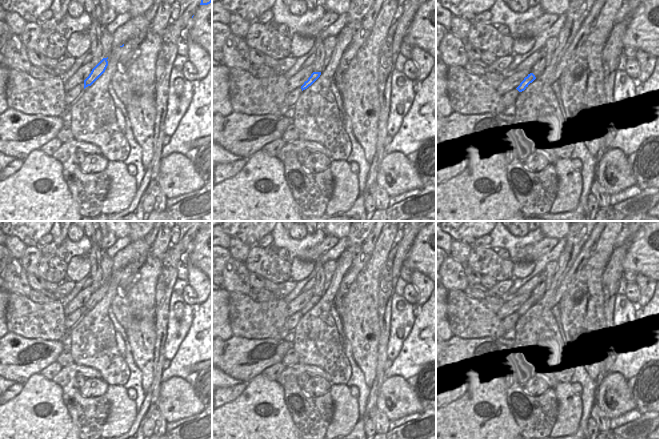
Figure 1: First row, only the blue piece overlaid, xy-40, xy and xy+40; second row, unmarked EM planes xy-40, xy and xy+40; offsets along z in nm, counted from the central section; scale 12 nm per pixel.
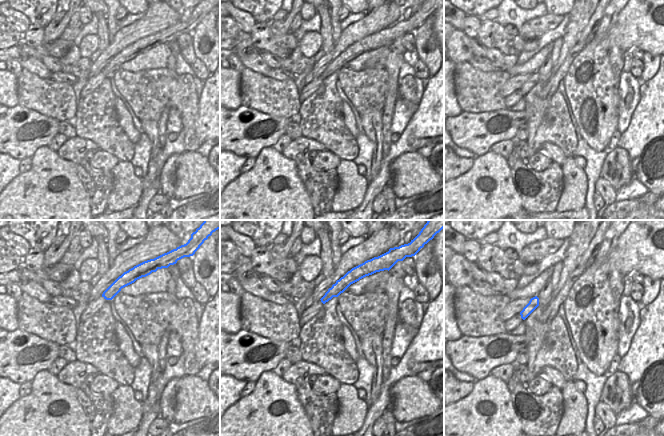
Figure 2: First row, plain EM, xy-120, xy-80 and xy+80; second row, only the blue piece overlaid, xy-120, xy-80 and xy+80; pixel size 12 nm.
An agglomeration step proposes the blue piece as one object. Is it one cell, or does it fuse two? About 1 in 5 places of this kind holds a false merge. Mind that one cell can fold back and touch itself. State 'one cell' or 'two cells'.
one cell

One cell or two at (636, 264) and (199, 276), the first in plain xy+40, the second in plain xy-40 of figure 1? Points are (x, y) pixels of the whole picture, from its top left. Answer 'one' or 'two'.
two

